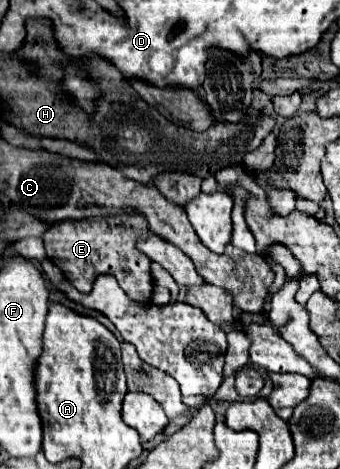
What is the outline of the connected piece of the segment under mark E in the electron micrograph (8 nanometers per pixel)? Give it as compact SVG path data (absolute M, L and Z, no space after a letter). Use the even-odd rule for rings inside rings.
M139 213L121 215L115 219L103 221L63 221L53 223L45 235L45 251L47 257L61 269L61 273L69 279L69 283L81 291L89 293L97 275L113 275L127 297L131 297L139 305L149 305L153 295L153 277L151 277L151 261L143 257L137 249L137 239L147 237L149 225L147 219Z

